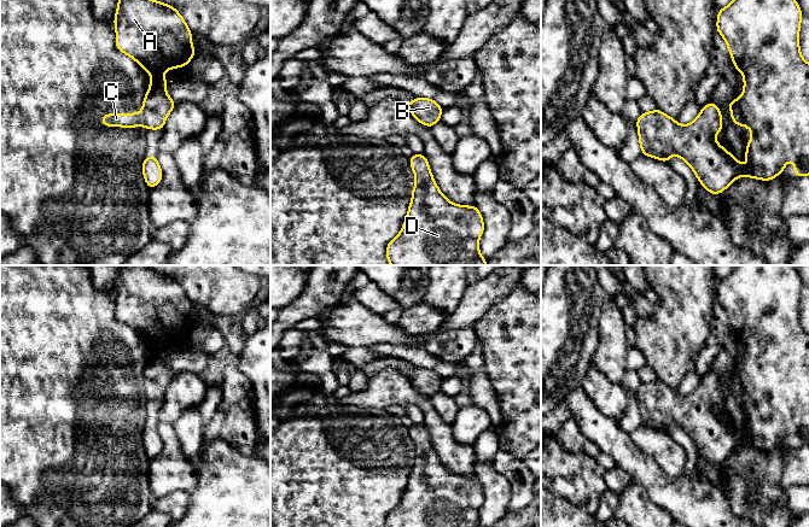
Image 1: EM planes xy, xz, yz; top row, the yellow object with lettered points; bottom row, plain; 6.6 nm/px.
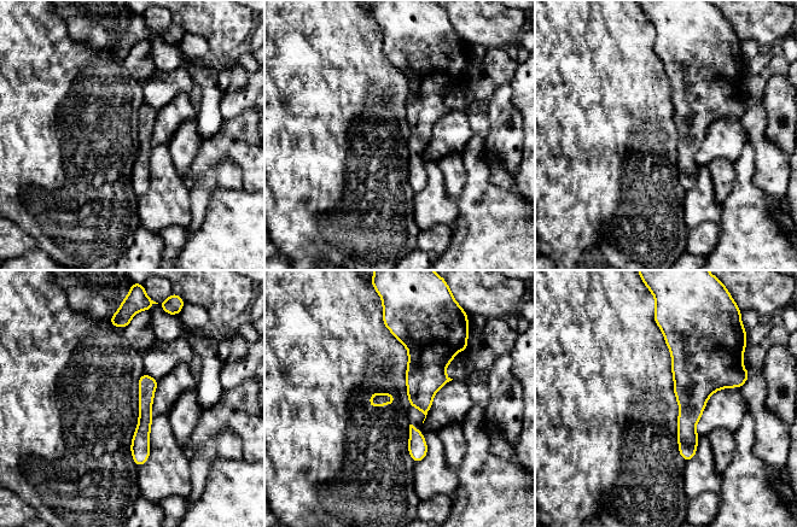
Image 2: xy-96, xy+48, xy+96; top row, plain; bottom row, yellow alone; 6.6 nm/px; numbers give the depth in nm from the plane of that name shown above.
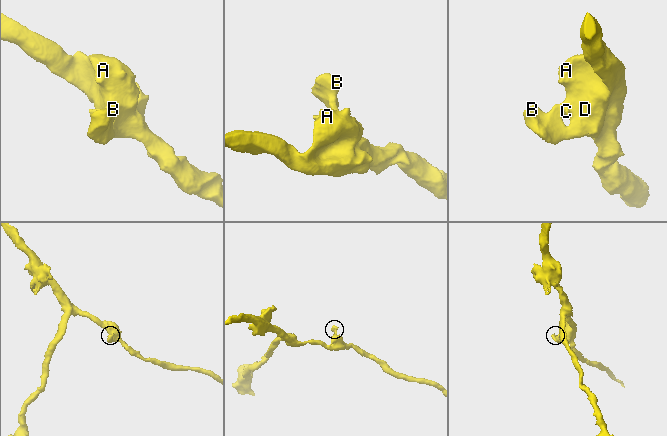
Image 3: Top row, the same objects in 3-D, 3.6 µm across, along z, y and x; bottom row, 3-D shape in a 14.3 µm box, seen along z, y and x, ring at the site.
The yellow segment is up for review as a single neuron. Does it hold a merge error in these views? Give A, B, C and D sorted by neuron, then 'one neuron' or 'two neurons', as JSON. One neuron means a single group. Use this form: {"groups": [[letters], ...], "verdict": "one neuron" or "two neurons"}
{"groups": [["A", "B", "D"], ["C"]], "verdict": "two neurons"}

